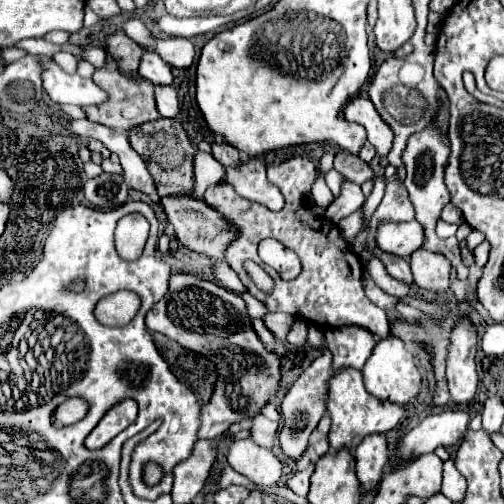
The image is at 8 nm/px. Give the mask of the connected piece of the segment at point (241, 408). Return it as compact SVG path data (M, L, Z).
M181 274L181 290L169 290L167 296L163 300L159 300L147 312L145 322L147 322L149 330L161 332L193 352L219 352L219 356L213 354L213 362L217 364L217 370L221 376L217 380L219 384L213 392L211 402L201 408L203 418L201 418L199 438L221 440L227 434L231 424L251 420L253 416L261 414L261 408L273 398L273 394L277 394L281 390L281 370L279 370L281 358L275 352L269 352L265 348L265 344L259 340L259 336L255 334L255 330L251 326L251 316L249 316L247 306L239 294L235 294L215 282L207 282L207 280L201 280L191 274Z

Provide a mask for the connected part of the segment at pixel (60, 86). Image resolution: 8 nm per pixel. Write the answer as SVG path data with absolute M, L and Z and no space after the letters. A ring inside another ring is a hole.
M53 60L45 64L43 88L57 104L73 104L85 108L91 104L103 104L107 100L107 92L101 90L91 78L67 74Z

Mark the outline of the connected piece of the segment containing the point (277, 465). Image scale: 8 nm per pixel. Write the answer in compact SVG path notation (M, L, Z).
M235 440L227 458L235 472L247 476L259 486L273 486L283 474L281 460L253 440Z

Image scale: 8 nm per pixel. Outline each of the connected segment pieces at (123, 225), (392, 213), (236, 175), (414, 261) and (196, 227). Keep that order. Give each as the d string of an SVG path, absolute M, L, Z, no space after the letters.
M127 214L117 222L117 252L125 260L137 260L147 242L147 220L141 214Z
M397 181L387 182L385 188L385 196L381 200L381 204L377 206L377 210L371 216L369 222L369 234L361 252L361 258L371 258L373 256L373 248L377 246L375 242L375 232L379 228L381 222L403 222L403 220L413 220L415 218L415 210L409 194L403 184Z
M259 157L245 160L238 168L225 167L226 181L231 182L239 196L261 202L269 210L281 210L285 199L281 190L267 180L265 164Z
M425 248L413 252L409 260L415 284L423 290L433 290L443 294L451 286L451 262L437 252L429 252Z
M163 198L163 208L167 220L175 228L177 240L185 248L213 260L225 260L225 248L229 246L229 240L237 240L237 232L233 232L233 224L229 224L229 220L217 216L217 212L213 212L213 208L209 208L205 202L191 198Z

